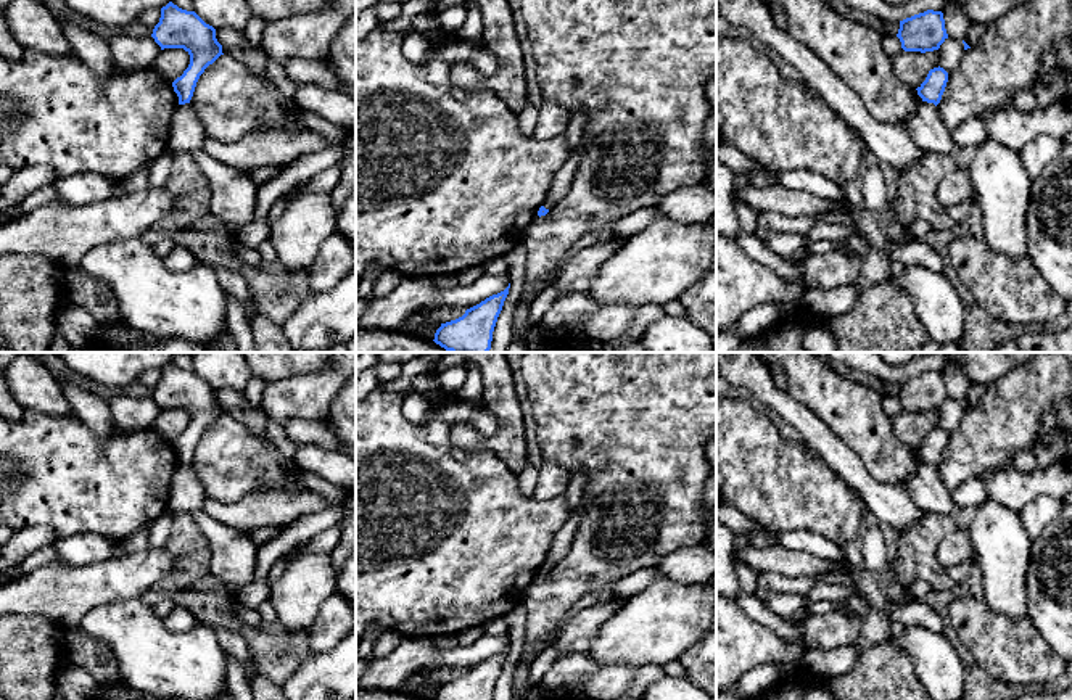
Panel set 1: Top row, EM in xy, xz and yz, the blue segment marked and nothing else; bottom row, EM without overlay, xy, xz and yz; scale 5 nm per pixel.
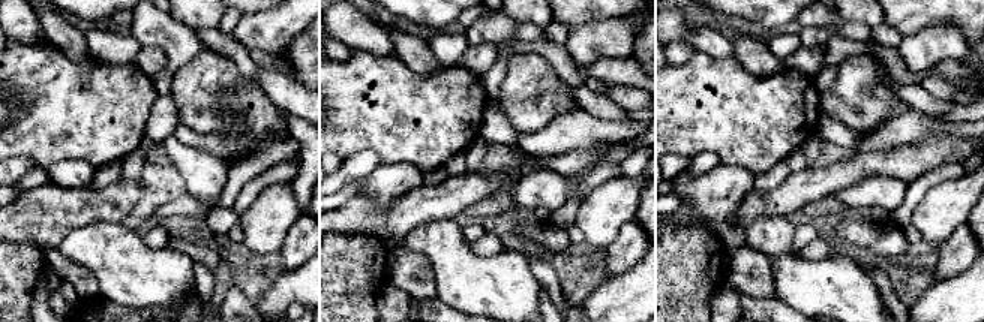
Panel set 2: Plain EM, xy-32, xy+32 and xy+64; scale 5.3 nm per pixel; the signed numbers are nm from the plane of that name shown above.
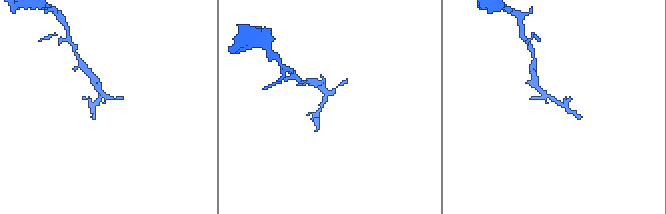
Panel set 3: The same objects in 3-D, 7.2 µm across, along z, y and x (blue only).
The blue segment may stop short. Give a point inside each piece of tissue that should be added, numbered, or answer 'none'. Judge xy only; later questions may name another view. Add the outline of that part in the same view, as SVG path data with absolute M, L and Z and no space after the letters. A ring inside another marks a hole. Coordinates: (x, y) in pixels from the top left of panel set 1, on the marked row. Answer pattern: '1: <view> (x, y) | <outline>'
none

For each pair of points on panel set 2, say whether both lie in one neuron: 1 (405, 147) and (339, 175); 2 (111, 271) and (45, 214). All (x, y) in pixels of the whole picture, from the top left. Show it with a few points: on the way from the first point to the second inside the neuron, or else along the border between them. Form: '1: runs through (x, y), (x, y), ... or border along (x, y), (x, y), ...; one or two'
1: border along (344, 159), (371, 150), (381, 162); two
2: border along (101, 220), (74, 228), (54, 249); two

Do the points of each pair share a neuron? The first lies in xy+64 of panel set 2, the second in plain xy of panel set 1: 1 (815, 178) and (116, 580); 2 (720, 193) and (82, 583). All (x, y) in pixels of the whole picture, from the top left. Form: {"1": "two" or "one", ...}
{"1": "one", "2": "two"}

